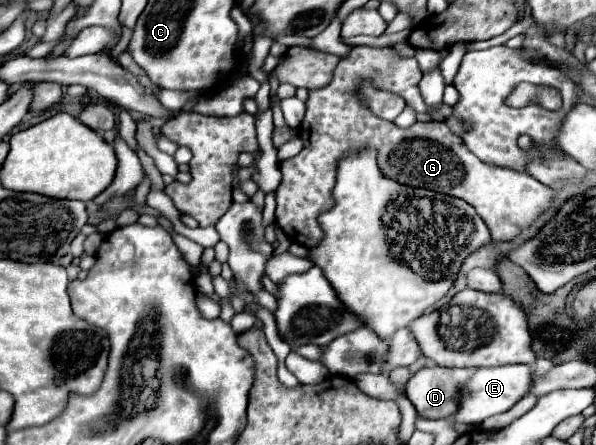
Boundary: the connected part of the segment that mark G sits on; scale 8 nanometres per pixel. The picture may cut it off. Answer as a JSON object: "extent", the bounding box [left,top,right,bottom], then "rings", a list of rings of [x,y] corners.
{"extent":[275,46,553,248],"rings":[[[353,46],[351,52],[339,60],[331,82],[319,90],[309,90],[307,112],[299,126],[299,136],[305,148],[299,152],[299,156],[279,164],[283,180],[275,190],[275,218],[291,242],[303,244],[307,248],[317,246],[323,236],[317,216],[333,206],[331,190],[335,186],[337,160],[347,150],[367,146],[379,150],[379,166],[385,176],[401,184],[445,192],[469,202],[489,226],[493,240],[515,238],[521,228],[529,226],[539,216],[539,212],[549,206],[549,200],[553,198],[549,186],[537,182],[527,172],[505,170],[503,166],[491,166],[479,160],[445,124],[415,122],[411,128],[399,128],[393,122],[373,116],[355,96],[355,86],[359,80],[371,78],[375,86],[403,96],[407,104],[421,114],[421,106],[425,104],[417,94],[417,80],[421,80],[421,76],[423,74],[417,60],[401,58],[393,48]]]}

